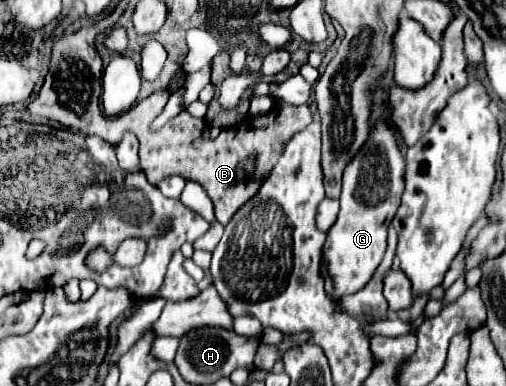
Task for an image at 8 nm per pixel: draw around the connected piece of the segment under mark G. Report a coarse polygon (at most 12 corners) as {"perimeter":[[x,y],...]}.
{"perimeter":[[379,121],[343,173],[327,231],[333,295],[383,261],[403,193],[397,133]]}

